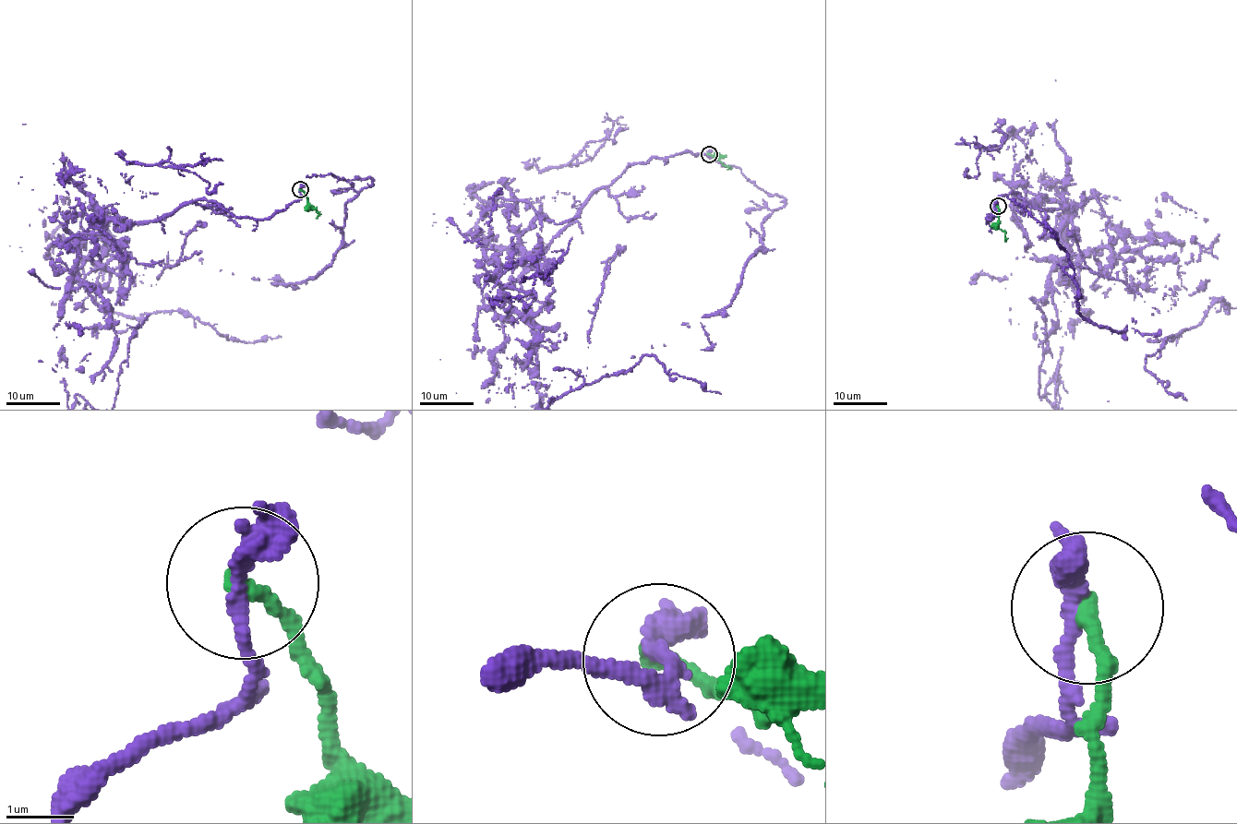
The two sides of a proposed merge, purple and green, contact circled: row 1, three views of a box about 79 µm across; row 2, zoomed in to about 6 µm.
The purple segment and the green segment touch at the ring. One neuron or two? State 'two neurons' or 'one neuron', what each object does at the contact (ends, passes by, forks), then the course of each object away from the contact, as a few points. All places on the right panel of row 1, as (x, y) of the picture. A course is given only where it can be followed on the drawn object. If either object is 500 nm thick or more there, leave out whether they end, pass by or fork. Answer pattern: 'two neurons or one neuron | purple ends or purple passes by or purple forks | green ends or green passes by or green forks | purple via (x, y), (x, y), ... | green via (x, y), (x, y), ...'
two neurons | purple passes by | green ends | green via (998, 206), (999, 226), (1004, 232), (1006, 241)

